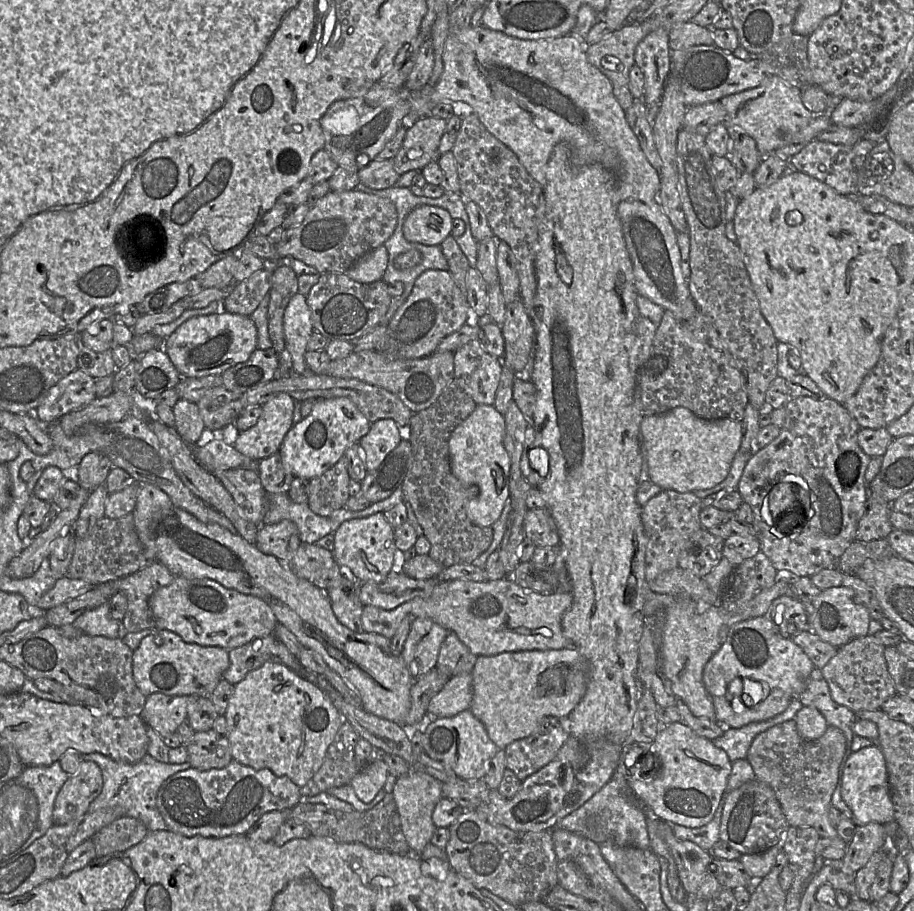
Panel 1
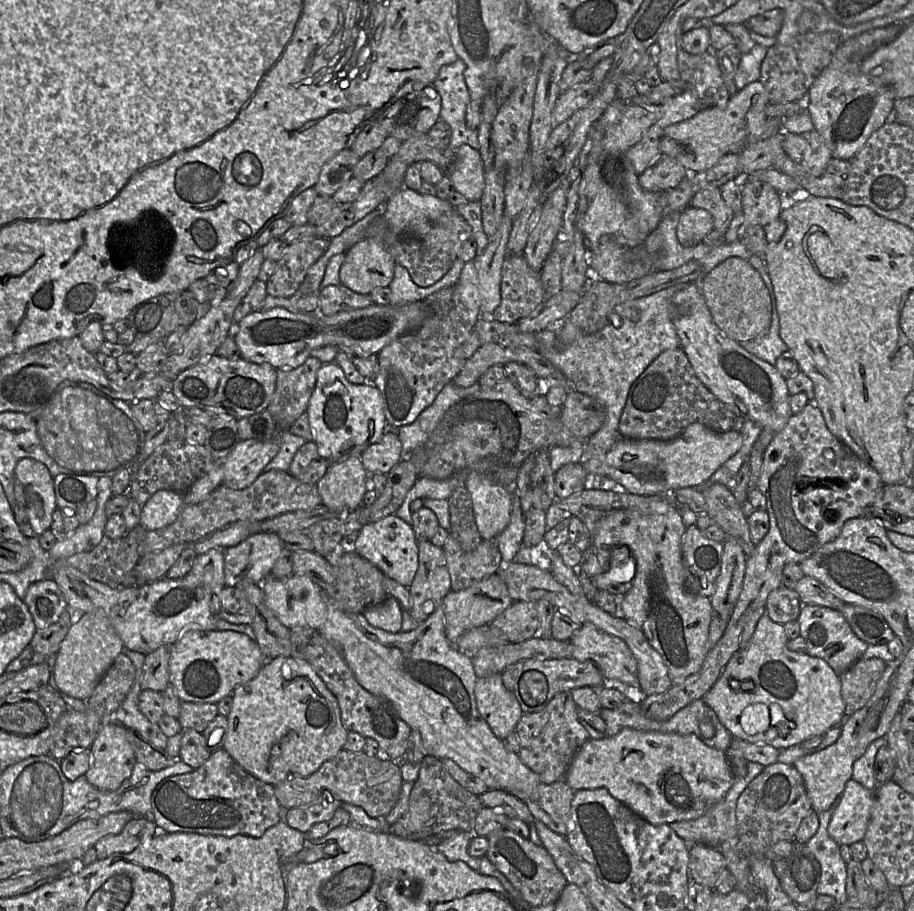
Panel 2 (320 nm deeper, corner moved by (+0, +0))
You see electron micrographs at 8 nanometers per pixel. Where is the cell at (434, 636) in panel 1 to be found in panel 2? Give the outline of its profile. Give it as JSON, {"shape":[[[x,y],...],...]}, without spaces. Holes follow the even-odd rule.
{"shape":[[[497,573],[483,578],[464,590],[451,590],[442,600],[445,634],[448,641],[455,646],[456,641],[464,632],[489,624],[513,602],[515,601],[510,597],[506,583]]]}

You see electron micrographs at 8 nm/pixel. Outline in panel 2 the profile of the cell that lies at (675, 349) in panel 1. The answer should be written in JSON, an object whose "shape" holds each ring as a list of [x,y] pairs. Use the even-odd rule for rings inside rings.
{"shape":[[[680,347],[662,352],[631,385],[619,420],[619,433],[622,438],[627,439],[670,441],[693,423],[701,423],[719,433],[728,432],[732,430],[736,418],[737,415],[697,378]]]}

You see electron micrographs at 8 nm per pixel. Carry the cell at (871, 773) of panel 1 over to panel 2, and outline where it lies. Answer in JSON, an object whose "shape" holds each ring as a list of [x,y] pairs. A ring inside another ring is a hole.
{"shape":[[[851,778],[832,813],[828,833],[838,845],[861,841],[867,830],[875,802],[875,791]]]}

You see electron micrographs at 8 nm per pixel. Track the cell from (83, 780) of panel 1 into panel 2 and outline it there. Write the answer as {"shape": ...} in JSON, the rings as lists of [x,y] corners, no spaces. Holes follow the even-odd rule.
{"shape":[[[106,721],[90,747],[91,765],[85,776],[99,790],[115,791],[132,774],[137,761],[127,731],[119,723]]]}

